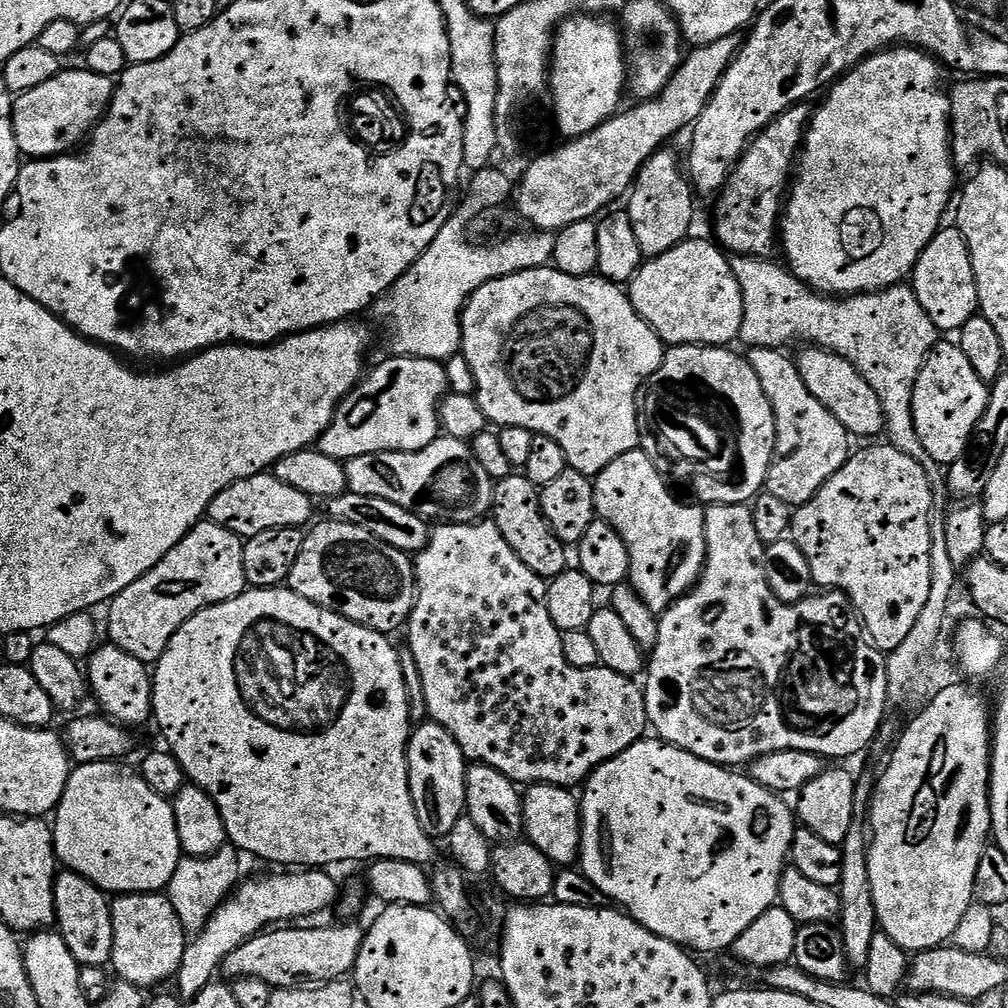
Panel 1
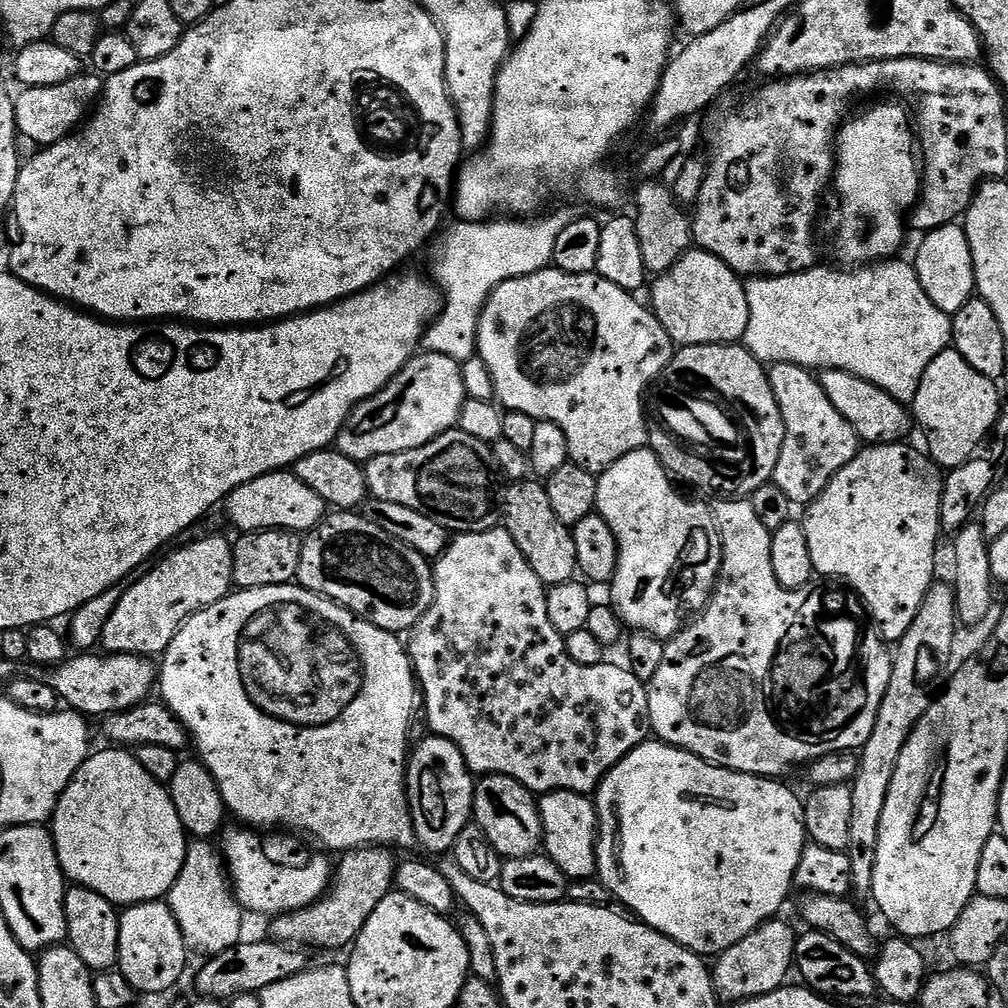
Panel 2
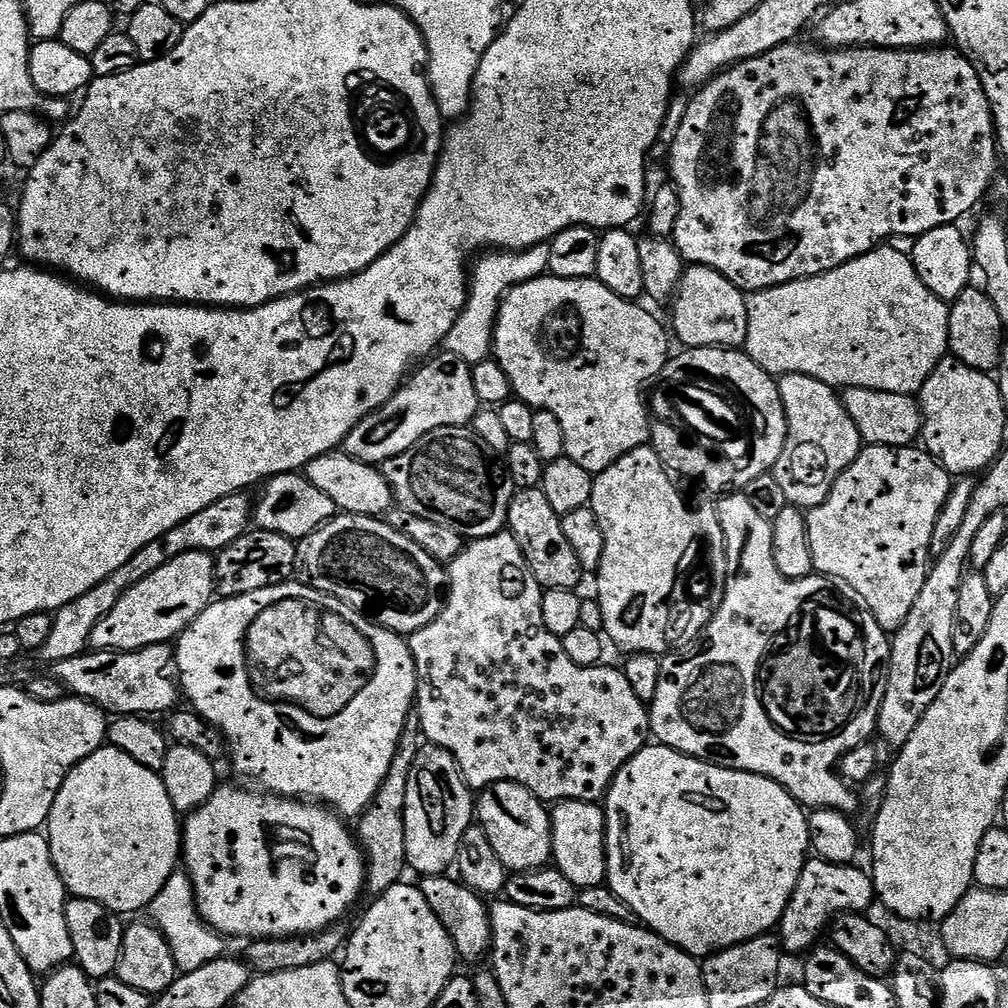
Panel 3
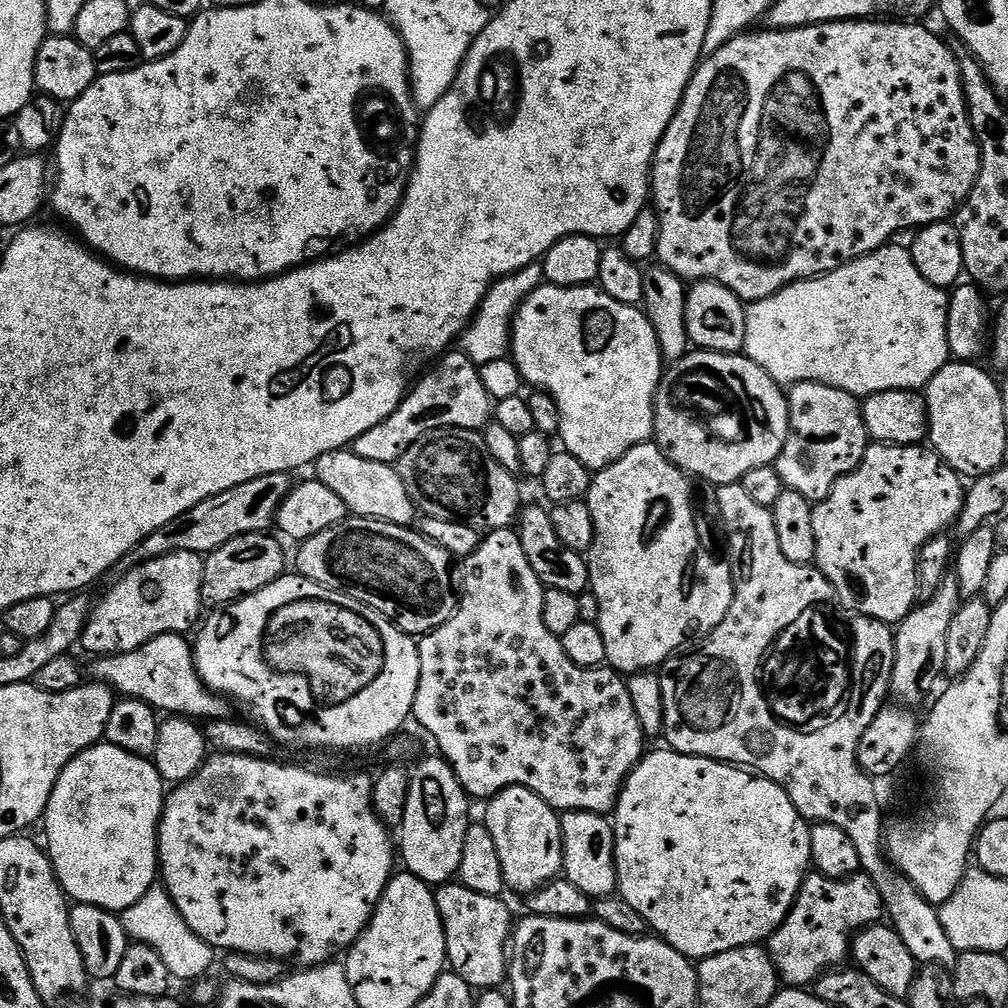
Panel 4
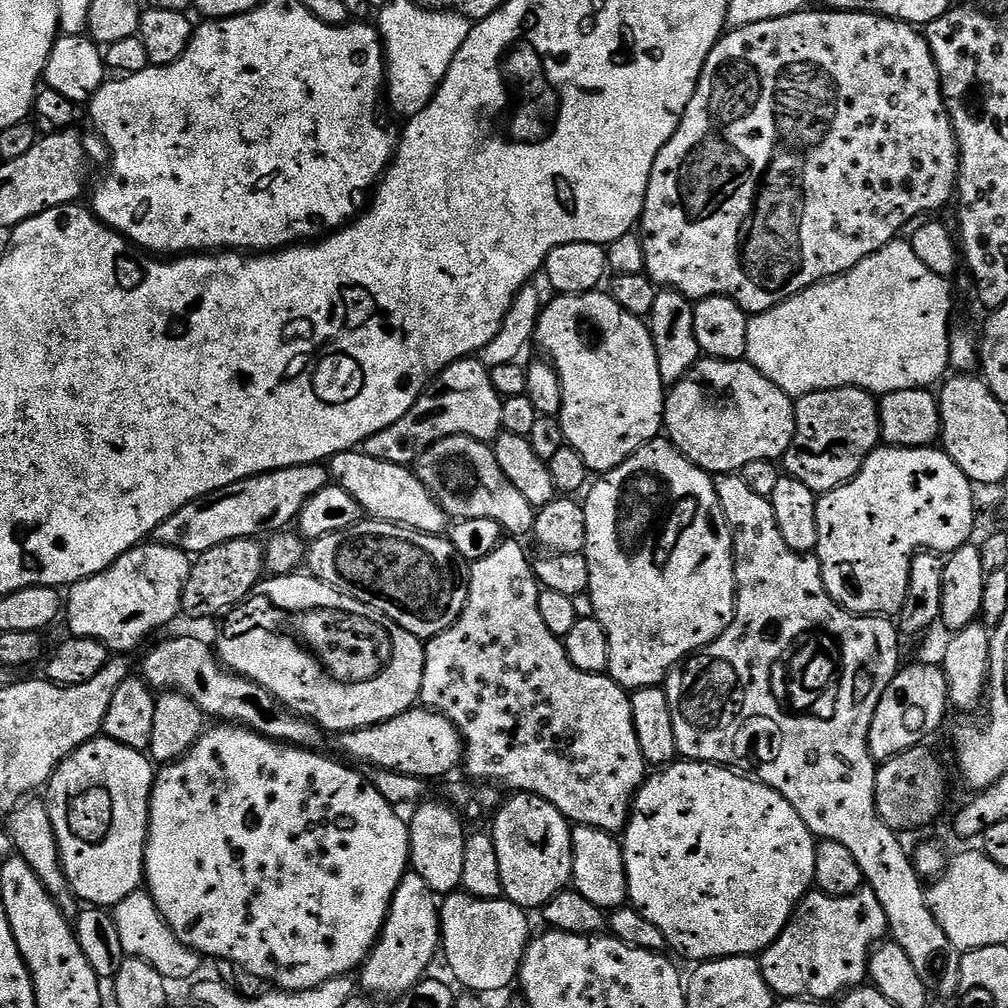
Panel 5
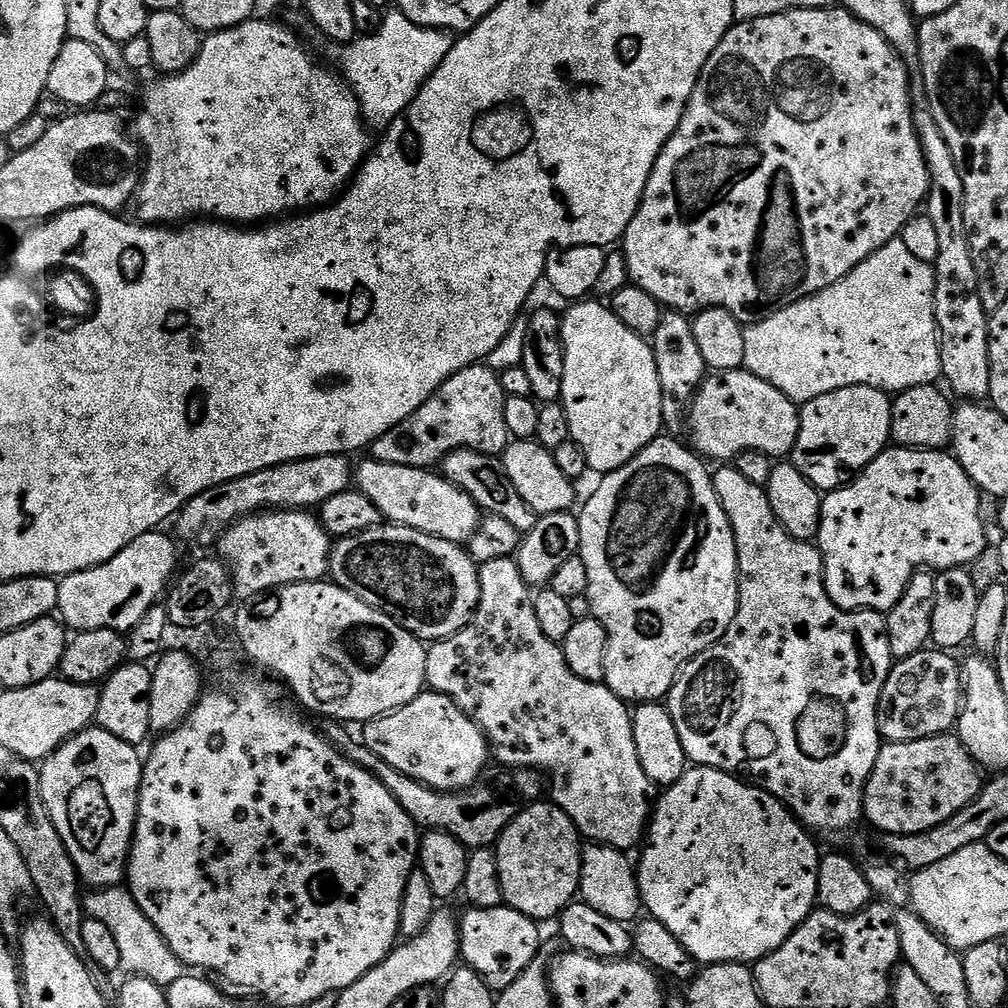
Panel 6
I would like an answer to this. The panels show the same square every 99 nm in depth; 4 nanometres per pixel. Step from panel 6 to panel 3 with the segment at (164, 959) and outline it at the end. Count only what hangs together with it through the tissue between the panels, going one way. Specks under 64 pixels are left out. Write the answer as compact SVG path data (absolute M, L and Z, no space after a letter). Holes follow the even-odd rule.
M177 870L172 877L158 890L158 898L148 905L146 909L151 923L164 935L170 950L174 954L174 962L181 973L193 972L206 966L206 962L214 962L219 956L225 955L225 937L213 930L205 920L200 917L200 911L196 905L196 891L192 885L192 879L187 872Z

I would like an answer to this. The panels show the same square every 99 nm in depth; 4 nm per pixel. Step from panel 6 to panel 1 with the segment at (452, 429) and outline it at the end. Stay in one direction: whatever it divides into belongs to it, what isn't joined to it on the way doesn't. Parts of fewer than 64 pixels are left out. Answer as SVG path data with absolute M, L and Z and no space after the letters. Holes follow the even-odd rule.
M389 355L387 359L340 403L332 425L320 435L319 451L347 462L362 454L422 450L441 435L440 406L450 392L447 367L439 360L413 356Z

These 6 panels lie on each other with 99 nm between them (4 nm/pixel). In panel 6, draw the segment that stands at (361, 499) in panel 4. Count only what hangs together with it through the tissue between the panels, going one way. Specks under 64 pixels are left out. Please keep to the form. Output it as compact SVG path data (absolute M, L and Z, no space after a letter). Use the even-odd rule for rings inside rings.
M365 458L354 472L354 484L359 492L366 494L374 506L378 506L381 517L387 523L401 524L419 532L442 538L451 544L467 545L470 534L478 526L482 509L472 501L470 494L458 490L443 475L426 468L379 464L377 460Z

